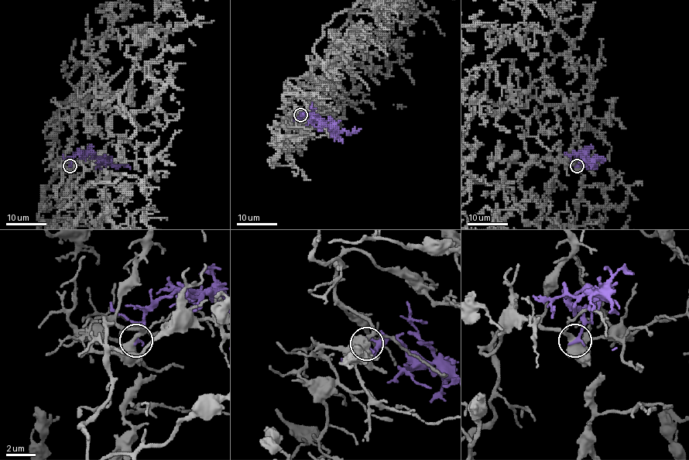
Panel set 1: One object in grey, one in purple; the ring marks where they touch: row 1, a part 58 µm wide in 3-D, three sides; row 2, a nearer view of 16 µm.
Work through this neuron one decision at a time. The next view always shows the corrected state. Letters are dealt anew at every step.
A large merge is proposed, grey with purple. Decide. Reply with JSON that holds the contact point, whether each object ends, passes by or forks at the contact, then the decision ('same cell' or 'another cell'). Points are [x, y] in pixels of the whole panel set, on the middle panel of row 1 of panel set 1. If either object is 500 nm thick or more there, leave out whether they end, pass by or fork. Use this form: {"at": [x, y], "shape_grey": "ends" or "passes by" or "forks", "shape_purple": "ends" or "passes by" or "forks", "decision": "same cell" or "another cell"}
{"at": [300, 114], "decision": "another cell"}

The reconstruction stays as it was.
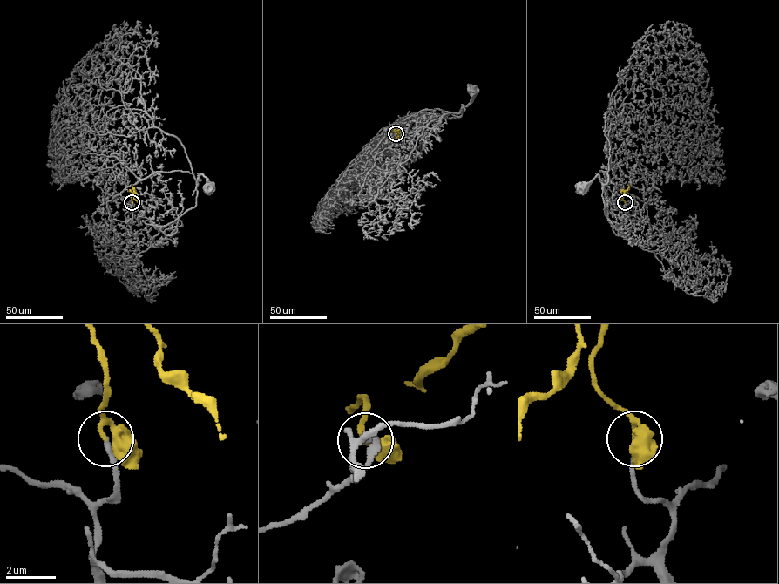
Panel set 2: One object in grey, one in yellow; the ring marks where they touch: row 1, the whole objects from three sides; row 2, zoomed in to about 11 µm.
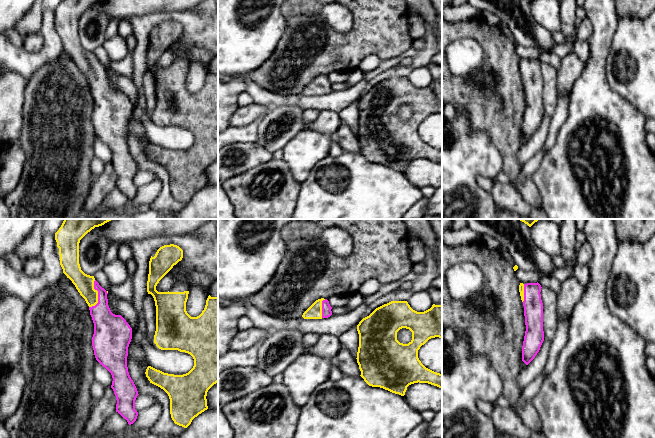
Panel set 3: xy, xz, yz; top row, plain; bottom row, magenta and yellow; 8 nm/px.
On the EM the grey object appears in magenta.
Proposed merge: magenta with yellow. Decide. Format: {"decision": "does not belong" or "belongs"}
{"decision": "belongs"}

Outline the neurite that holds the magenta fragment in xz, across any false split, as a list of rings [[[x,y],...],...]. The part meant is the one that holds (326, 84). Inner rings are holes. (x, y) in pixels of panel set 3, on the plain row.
[[[327,75],[316,76],[302,91],[304,95],[322,95],[332,91],[332,83]]]

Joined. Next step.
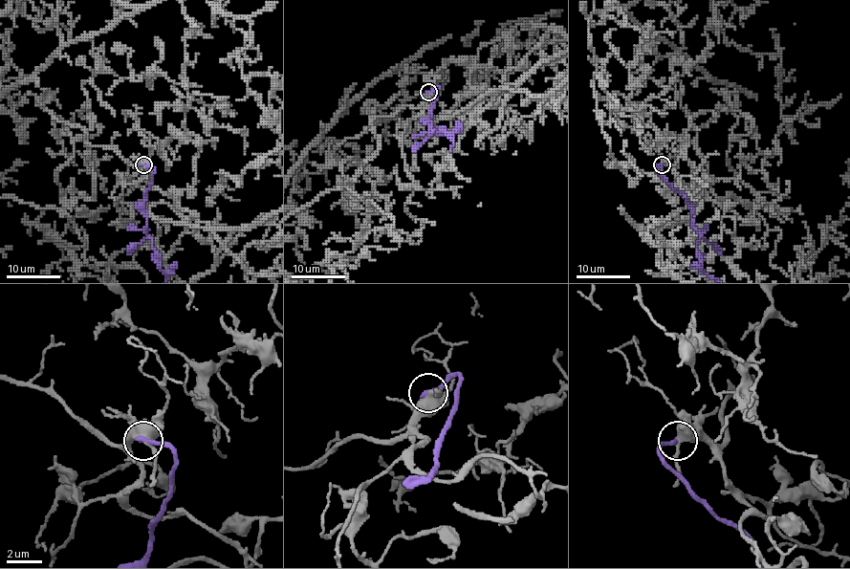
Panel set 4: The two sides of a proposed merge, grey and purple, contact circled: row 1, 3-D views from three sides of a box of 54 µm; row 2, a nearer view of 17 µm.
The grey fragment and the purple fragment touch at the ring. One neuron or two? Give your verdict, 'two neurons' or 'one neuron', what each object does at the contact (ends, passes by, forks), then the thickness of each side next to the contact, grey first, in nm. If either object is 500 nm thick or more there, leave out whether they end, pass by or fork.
two neurons; calibres 600 and 320 nm

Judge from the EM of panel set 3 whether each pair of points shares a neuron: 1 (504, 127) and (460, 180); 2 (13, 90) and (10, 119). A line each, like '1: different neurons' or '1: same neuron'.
1: different neurons
2: same neuron

